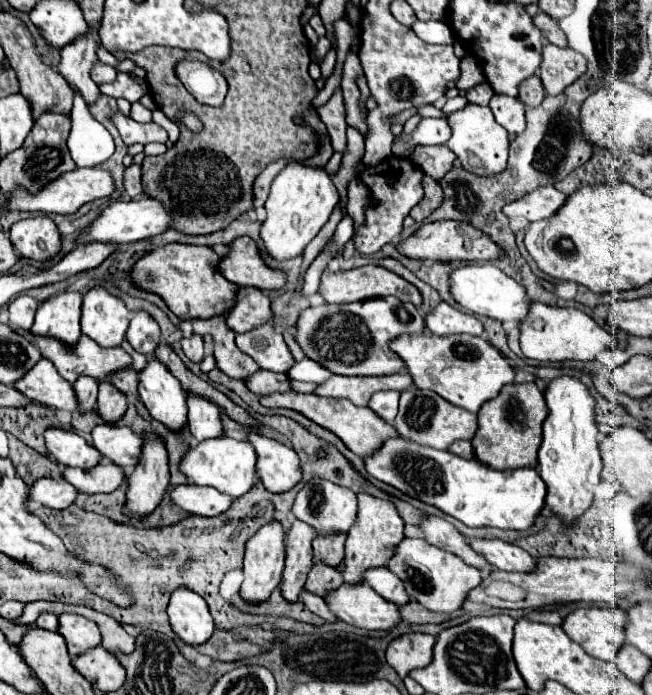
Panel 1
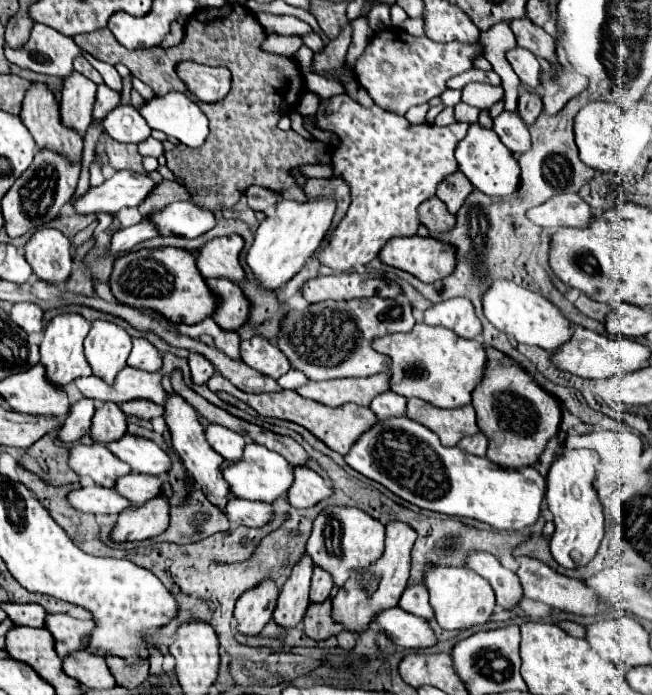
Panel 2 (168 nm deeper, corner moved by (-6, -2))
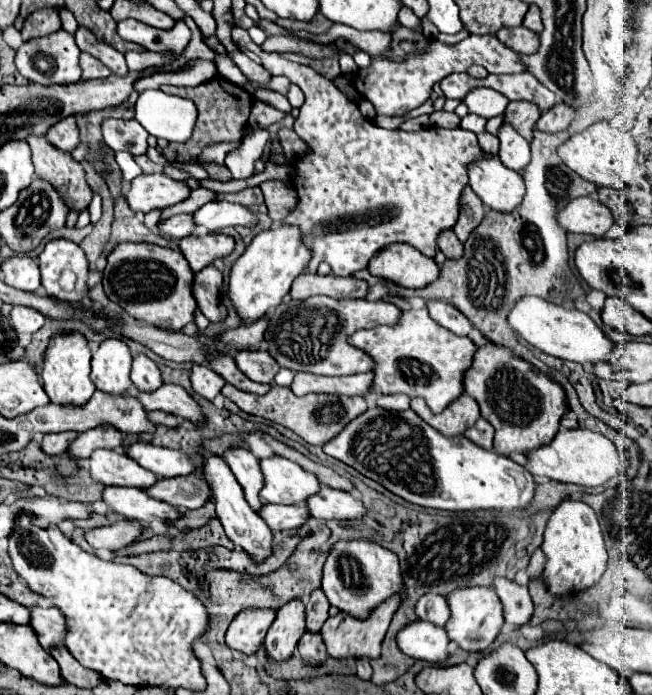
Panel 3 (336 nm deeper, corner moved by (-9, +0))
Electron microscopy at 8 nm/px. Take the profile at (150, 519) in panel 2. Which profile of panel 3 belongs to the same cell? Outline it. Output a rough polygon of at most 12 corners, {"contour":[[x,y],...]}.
{"contour":[[141,521],[111,523],[85,533],[93,549],[119,551],[147,531]]}

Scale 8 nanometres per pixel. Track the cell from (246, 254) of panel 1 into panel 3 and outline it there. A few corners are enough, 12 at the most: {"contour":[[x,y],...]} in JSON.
{"contour":[[189,235],[175,243],[195,273],[225,259],[235,239]]}

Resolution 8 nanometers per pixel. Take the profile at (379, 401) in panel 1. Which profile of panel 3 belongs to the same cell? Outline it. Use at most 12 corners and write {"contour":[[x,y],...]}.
{"contour":[[379,395],[377,407],[409,409],[407,395]]}

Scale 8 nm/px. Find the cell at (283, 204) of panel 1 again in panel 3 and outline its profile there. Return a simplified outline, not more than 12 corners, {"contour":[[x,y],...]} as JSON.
{"contour":[[273,223],[233,265],[229,297],[253,323],[275,309],[313,251]]}

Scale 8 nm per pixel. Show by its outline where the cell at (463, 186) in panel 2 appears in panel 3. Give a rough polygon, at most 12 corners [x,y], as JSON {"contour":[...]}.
{"contour":[[467,185],[461,193],[455,235],[465,237],[485,215],[483,203]]}

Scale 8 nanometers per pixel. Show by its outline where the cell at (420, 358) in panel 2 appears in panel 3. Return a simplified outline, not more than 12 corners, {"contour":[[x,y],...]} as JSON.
{"contour":[[425,307],[357,331],[373,393],[463,395],[477,345]]}

